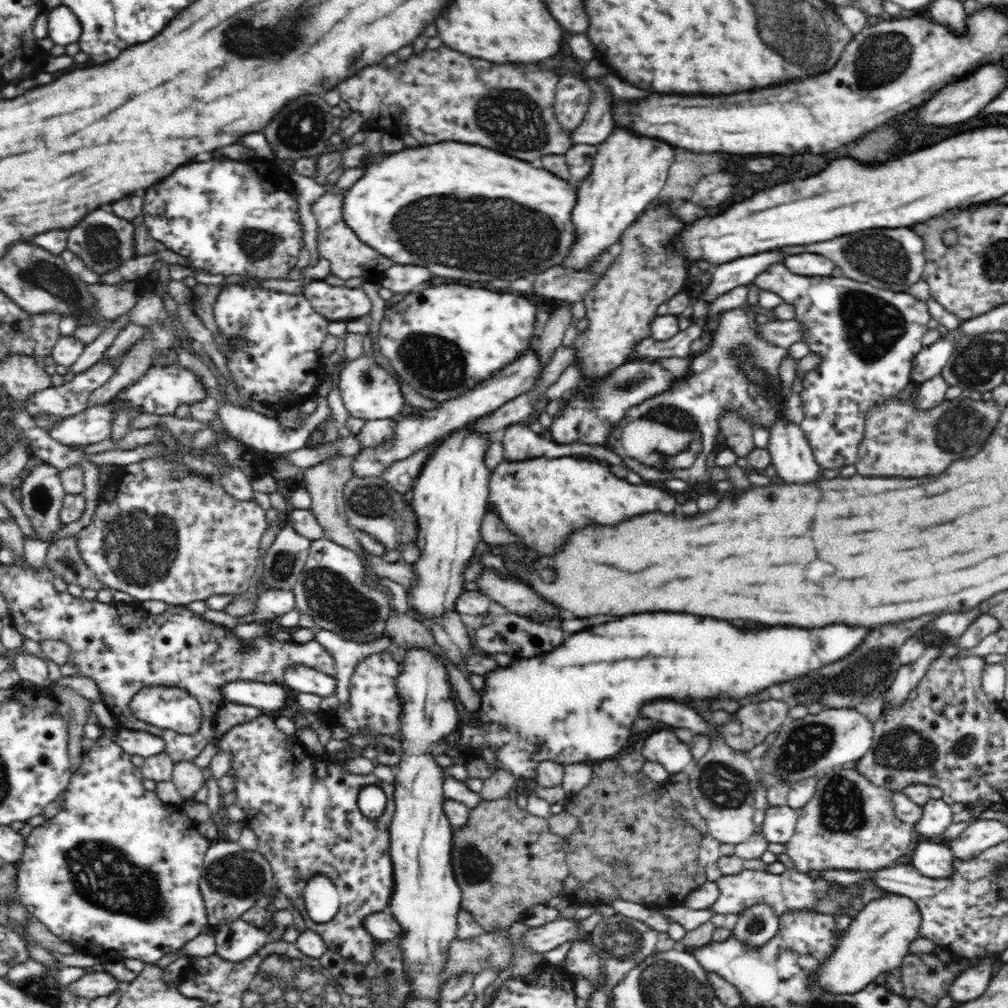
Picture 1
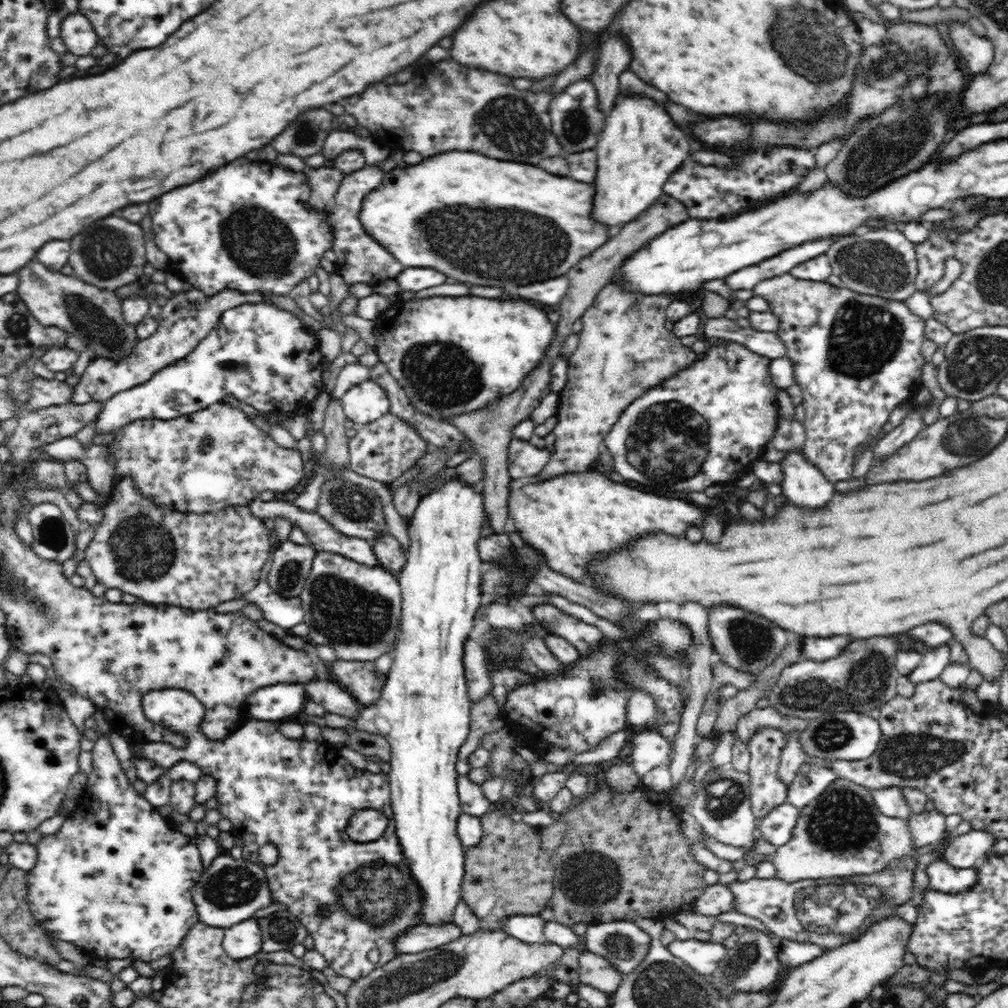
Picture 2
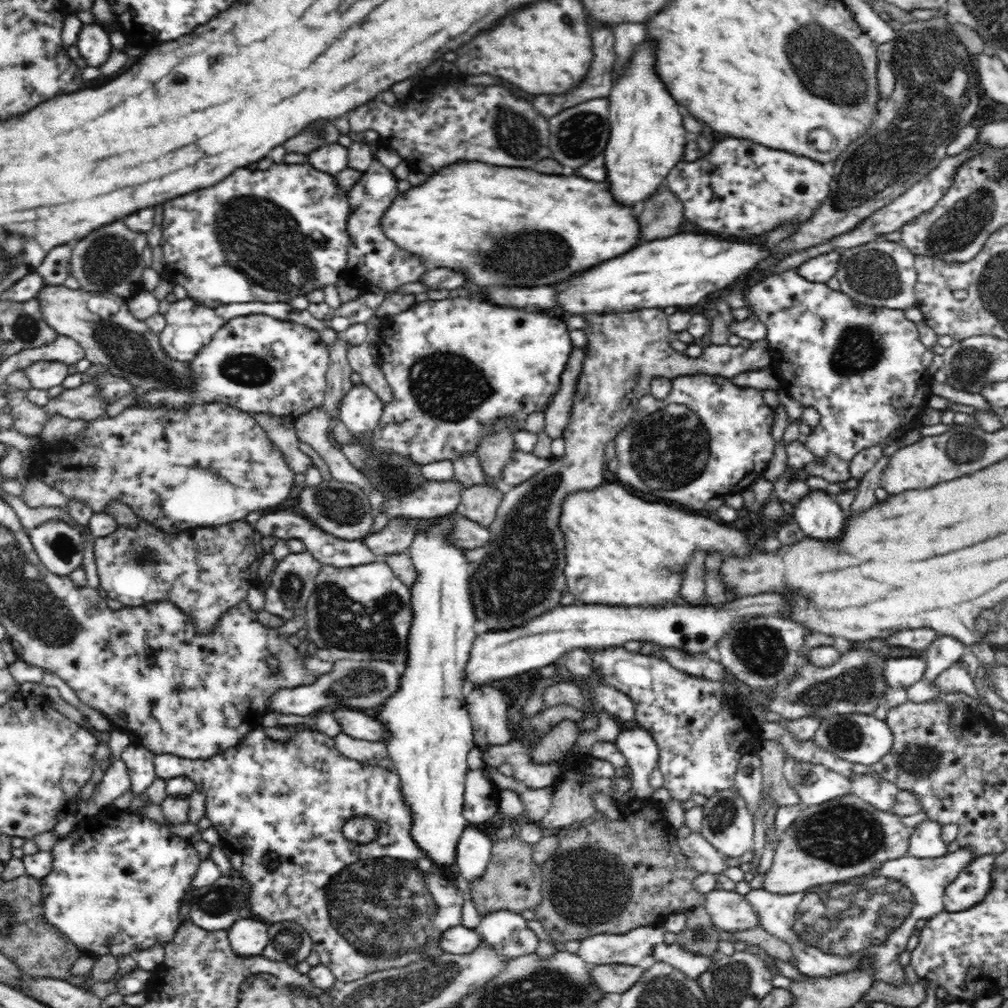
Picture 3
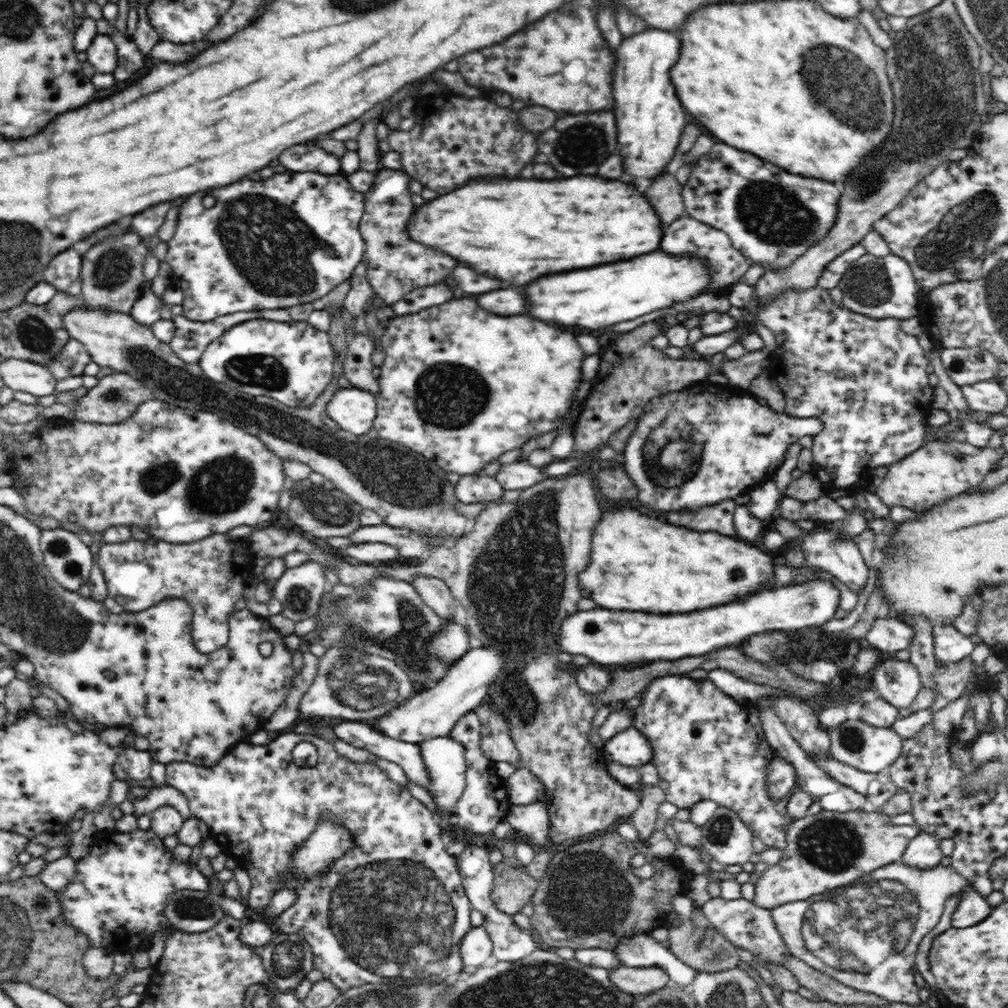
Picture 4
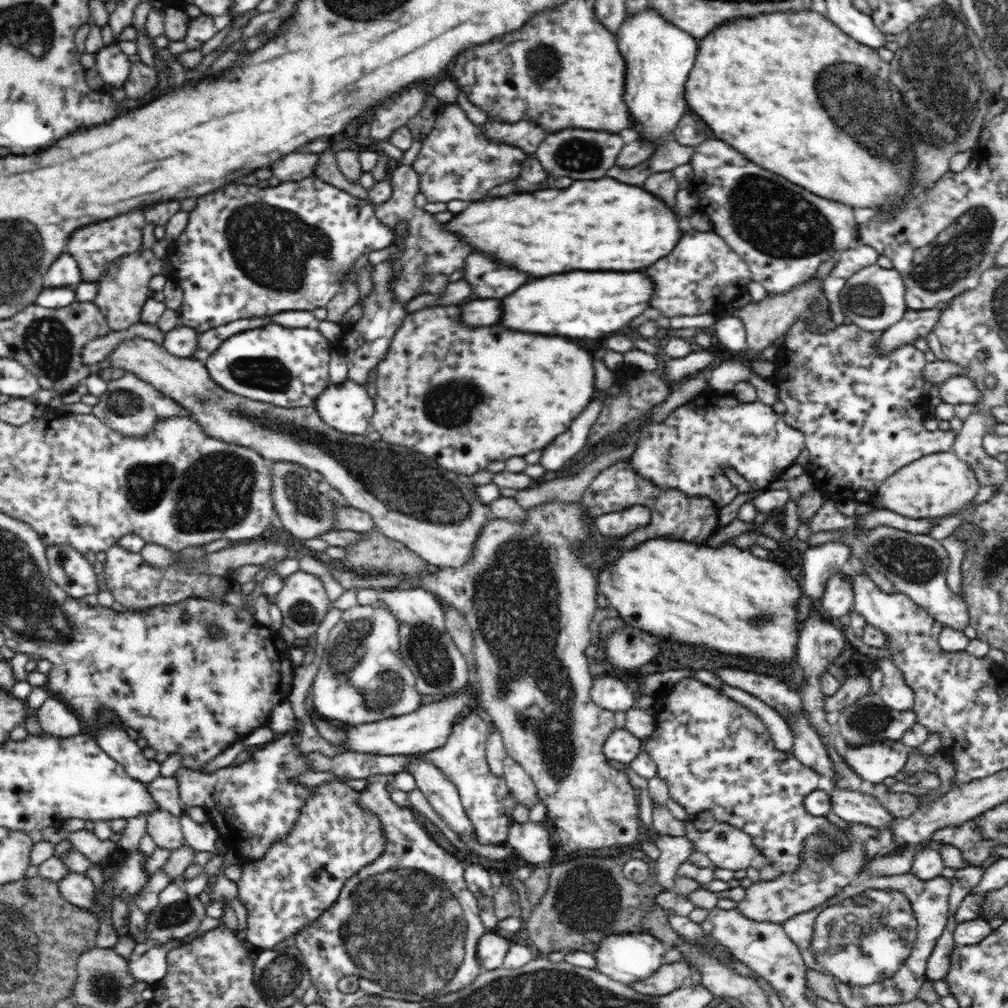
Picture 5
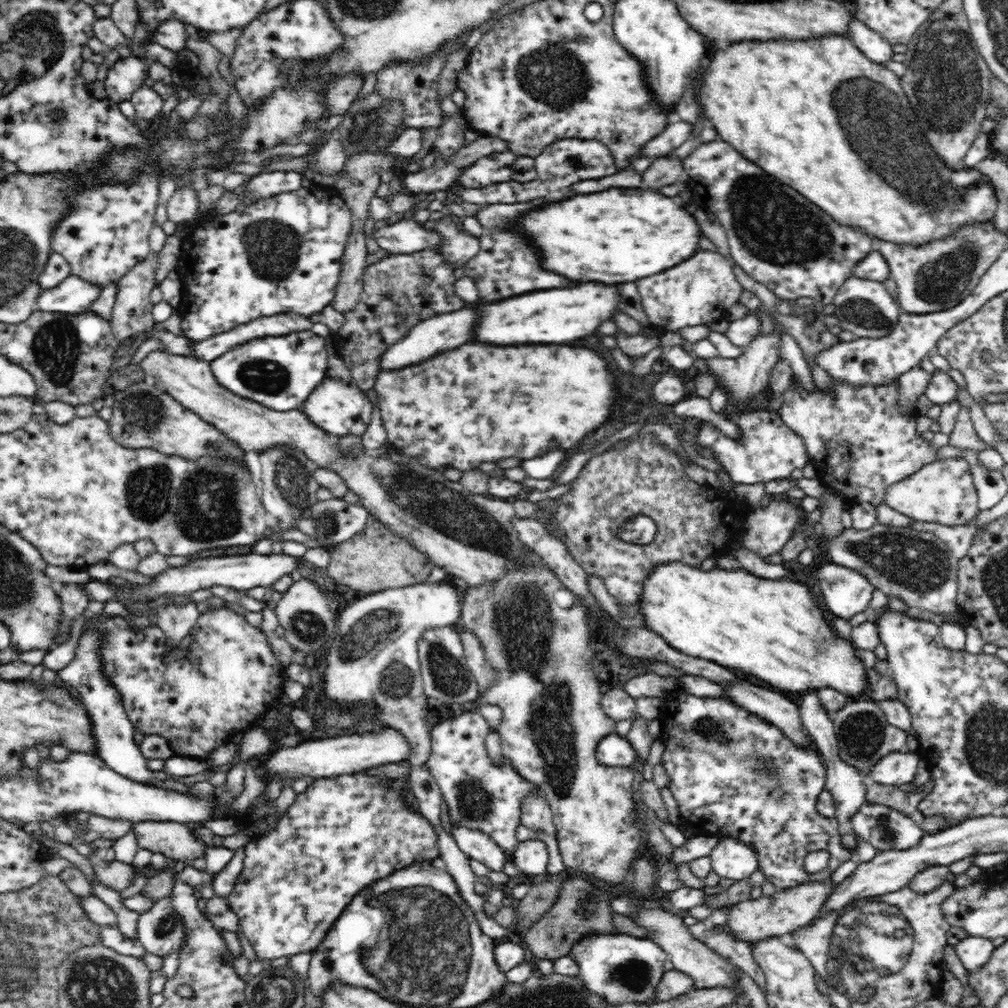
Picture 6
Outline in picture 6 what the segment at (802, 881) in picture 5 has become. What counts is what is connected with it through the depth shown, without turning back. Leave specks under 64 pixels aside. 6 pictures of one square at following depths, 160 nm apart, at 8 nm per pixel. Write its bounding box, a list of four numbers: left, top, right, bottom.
[728,879,836,943]

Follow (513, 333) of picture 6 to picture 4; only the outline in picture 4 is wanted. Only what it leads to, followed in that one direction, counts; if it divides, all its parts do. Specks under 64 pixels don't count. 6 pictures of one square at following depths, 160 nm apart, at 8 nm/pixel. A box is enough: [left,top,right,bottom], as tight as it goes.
[524,250,709,330]

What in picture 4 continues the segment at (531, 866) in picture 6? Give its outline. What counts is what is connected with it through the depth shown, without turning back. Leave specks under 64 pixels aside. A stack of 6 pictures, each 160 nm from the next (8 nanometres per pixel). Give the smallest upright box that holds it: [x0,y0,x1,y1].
[505,801,548,849]

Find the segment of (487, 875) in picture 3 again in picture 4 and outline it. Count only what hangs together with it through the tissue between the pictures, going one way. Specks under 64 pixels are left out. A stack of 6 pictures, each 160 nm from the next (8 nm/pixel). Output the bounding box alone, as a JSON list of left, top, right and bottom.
[491,858,539,916]

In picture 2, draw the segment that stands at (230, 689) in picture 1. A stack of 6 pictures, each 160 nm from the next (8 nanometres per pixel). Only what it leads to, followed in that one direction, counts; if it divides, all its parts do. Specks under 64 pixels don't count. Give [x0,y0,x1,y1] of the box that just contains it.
[248,684,309,721]

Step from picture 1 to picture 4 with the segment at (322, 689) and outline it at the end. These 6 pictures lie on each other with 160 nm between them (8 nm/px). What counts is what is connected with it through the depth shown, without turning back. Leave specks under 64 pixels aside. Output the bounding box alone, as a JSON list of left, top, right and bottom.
[333,720,430,788]

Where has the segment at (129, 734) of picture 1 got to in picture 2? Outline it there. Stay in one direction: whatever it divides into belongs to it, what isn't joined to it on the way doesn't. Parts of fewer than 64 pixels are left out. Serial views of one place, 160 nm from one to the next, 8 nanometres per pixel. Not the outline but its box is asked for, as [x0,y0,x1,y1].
[134,689,421,981]

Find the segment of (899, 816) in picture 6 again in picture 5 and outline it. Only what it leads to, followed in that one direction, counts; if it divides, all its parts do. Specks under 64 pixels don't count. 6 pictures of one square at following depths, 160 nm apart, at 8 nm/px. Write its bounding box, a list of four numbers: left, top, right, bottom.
[828,788,896,830]

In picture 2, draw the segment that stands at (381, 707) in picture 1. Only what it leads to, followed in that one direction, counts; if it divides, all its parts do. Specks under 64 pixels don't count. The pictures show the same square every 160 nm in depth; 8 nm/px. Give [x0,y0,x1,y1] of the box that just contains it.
[330,659,386,707]

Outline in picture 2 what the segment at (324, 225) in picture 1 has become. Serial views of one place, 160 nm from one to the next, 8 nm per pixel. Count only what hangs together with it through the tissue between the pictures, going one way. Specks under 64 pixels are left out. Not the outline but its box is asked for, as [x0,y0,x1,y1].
[326,165,405,286]

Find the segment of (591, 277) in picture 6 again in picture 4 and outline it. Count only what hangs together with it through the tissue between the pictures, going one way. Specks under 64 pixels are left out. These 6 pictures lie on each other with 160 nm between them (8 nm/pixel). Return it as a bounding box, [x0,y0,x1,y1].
[406,176,664,284]

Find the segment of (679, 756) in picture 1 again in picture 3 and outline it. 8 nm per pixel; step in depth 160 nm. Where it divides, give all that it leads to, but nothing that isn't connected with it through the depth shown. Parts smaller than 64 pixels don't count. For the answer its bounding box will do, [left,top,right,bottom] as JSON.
[615,728,659,798]

